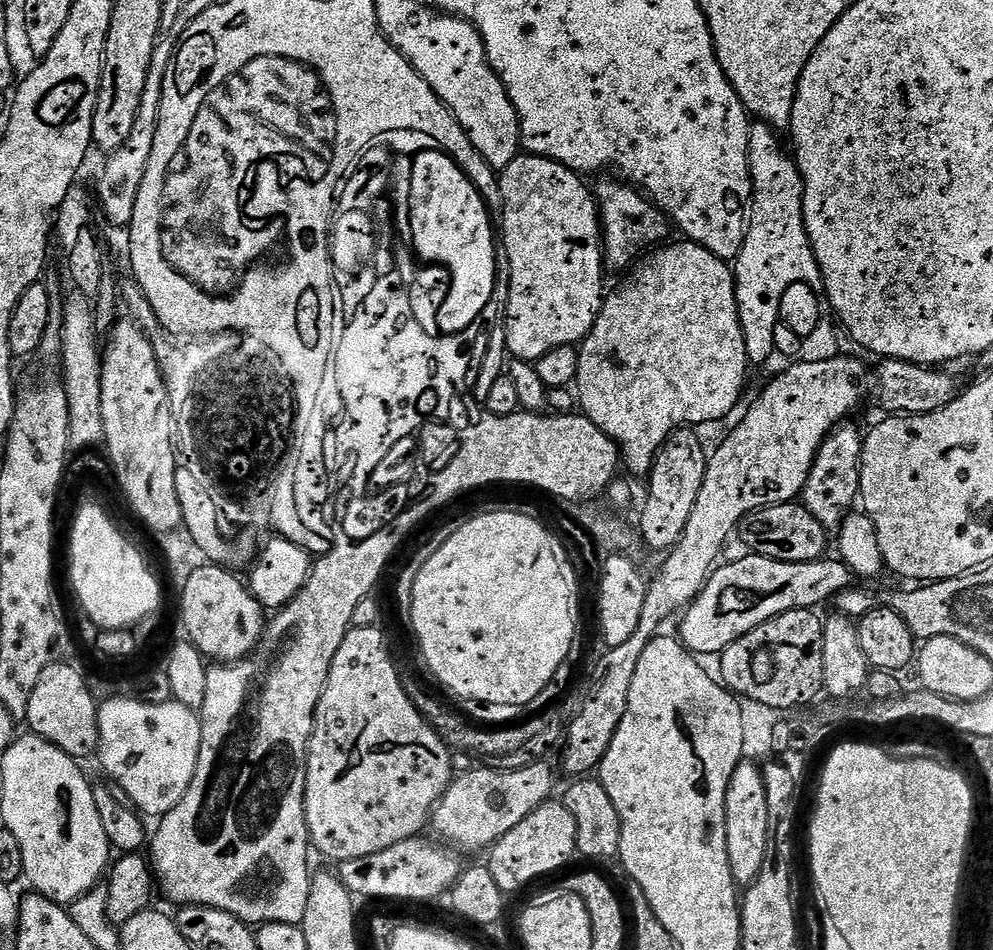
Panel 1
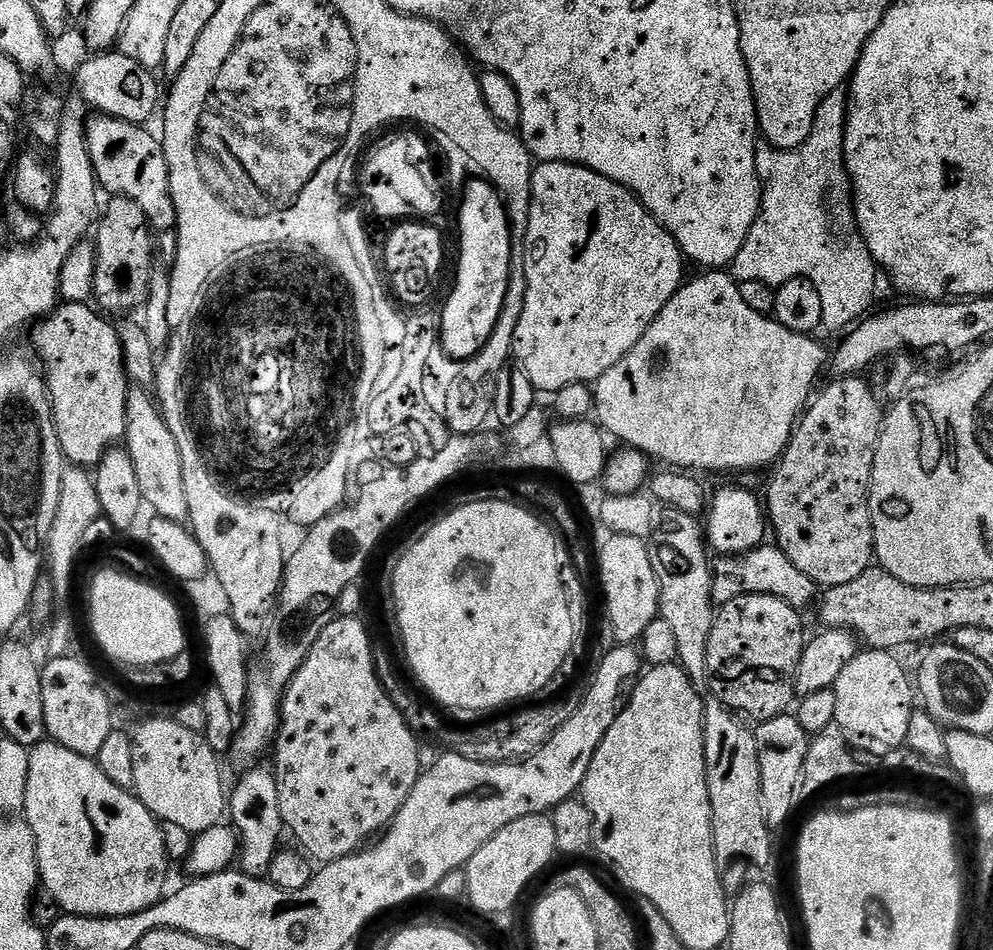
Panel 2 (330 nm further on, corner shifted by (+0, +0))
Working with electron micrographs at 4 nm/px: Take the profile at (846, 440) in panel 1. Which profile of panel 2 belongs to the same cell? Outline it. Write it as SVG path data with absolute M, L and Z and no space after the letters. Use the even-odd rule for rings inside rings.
M845 376L833 381L829 388L819 389L818 395L800 417L787 450L771 473L768 502L766 500L766 516L771 531L776 531L775 543L802 574L824 590L846 586L846 582L854 582L858 574L873 567L876 543L868 491L872 485L876 447L886 415L885 409L880 409L881 398L872 391L867 379Z

